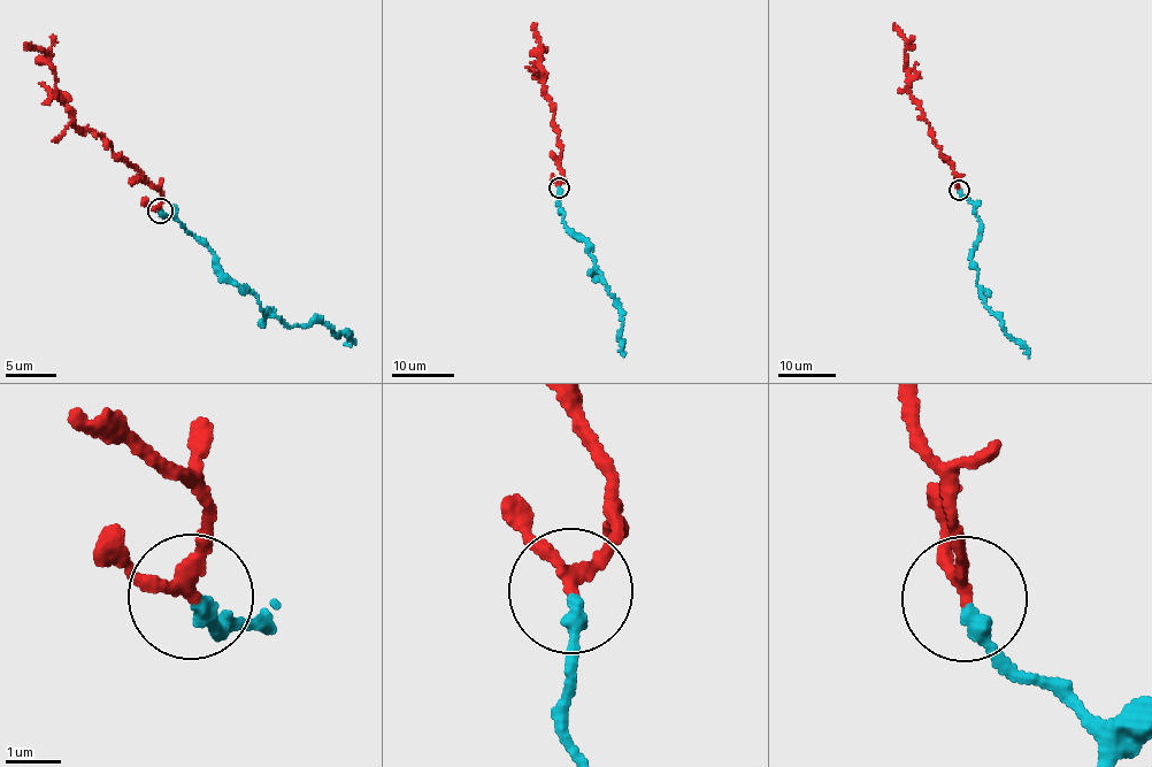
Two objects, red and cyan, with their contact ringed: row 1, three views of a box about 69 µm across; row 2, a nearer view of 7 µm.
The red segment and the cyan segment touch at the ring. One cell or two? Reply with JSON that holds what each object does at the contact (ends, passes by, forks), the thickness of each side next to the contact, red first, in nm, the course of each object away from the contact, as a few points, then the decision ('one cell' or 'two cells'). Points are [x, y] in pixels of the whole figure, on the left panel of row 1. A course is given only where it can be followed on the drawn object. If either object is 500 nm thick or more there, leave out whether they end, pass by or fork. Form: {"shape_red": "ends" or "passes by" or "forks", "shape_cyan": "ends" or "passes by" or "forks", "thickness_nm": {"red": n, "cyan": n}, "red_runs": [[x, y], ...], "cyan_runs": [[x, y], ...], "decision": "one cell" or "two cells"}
{"shape_red": "passes by", "shape_cyan": "ends", "thickness_nm": {"red": 200, "cyan": 280}, "red_runs": [[159, 211], [160, 188], [113, 153], [110, 140], [73, 124], [67, 102], [55, 96], [47, 54], [24, 43]], "cyan_runs": [[159, 213], [194, 236], [236, 286], [253, 294], [260, 308], [281, 323], [299, 326], [313, 320], [355, 344]], "decision": "one cell"}

